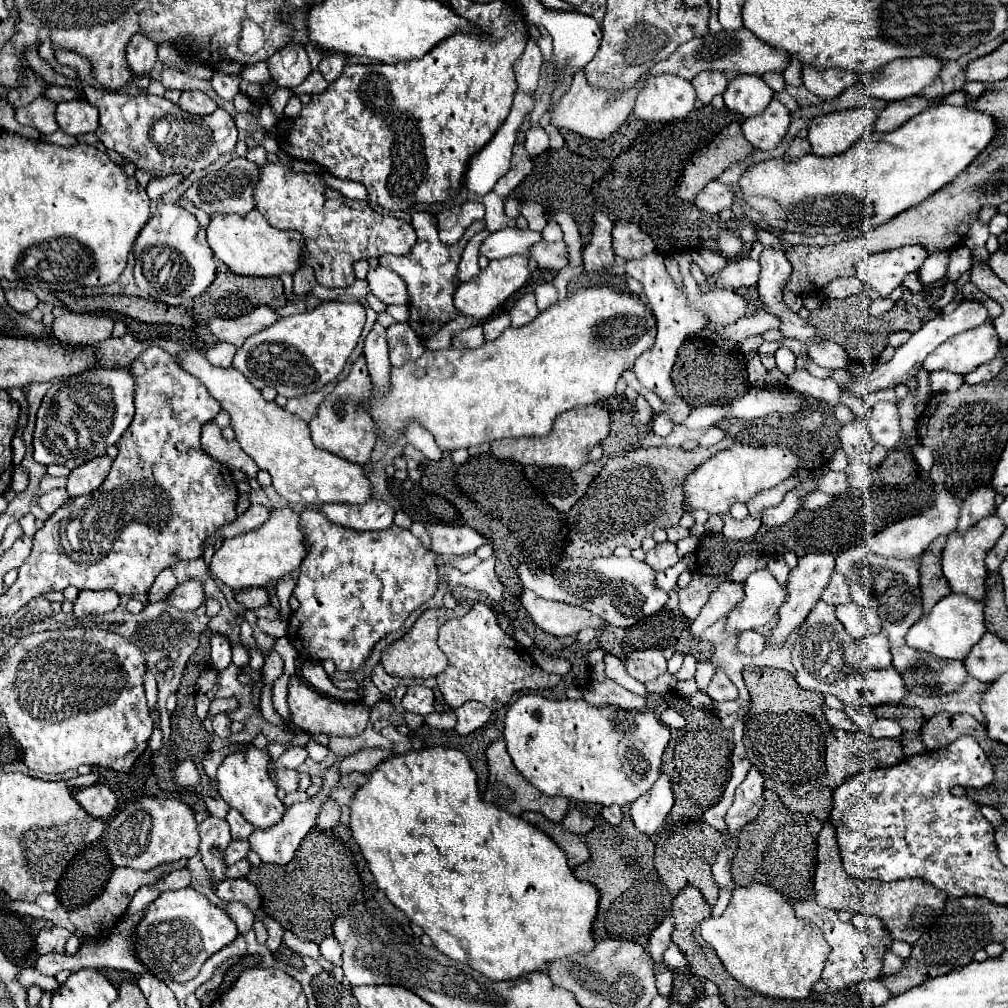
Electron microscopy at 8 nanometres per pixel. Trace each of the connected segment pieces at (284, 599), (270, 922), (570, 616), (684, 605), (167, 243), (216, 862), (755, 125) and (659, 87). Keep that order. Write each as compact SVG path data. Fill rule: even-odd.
M284 576L284 578L276 584L276 596L278 596L278 600L280 600L280 612L282 612L282 618L284 618L284 620L288 620L290 614L292 614L292 610L290 610L290 606L288 606L288 598L292 596L294 586L296 586L296 582L294 582L292 576Z
M264 916L264 918L262 918L262 924L264 924L264 928L268 930L268 942L266 942L266 946L268 946L272 952L276 952L278 946L282 944L282 932L284 932L284 928L282 928L274 918L270 918L270 916Z
M524 590L520 596L520 602L530 614L532 622L540 626L544 632L554 636L570 636L588 626L592 628L604 626L604 620L594 616L592 612L580 606L572 606L556 600L544 600L532 590Z
M696 574L688 586L678 590L680 610L682 613L688 616L688 618L694 618L700 612L702 604L708 600L710 592L722 580L724 578L712 578L712 576L700 576L700 574Z
M160 202L134 242L136 286L154 300L182 306L200 296L216 278L214 252L206 242L206 230L176 202Z
M208 816L200 826L200 854L204 860L204 866L212 872L214 882L224 880L226 864L224 864L224 850L226 844L232 842L230 838L230 828L224 818Z
M772 100L762 114L750 116L742 122L742 132L746 140L758 150L774 150L790 126L790 112Z
M674 74L648 76L636 96L634 116L648 122L672 122L684 118L696 102L690 82Z

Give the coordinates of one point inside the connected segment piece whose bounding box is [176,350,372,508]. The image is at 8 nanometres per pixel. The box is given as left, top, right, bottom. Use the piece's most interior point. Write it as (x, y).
(278, 441)

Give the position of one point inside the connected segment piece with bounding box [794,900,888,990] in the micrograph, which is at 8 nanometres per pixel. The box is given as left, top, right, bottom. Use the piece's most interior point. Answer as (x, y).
(855, 956)

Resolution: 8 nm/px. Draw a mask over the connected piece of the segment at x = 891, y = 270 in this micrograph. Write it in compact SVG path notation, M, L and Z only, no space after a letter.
M900 246L894 250L886 250L870 256L868 260L856 262L856 276L868 288L888 296L894 288L902 286L904 278L920 268L920 264L928 258L928 252L918 246Z

